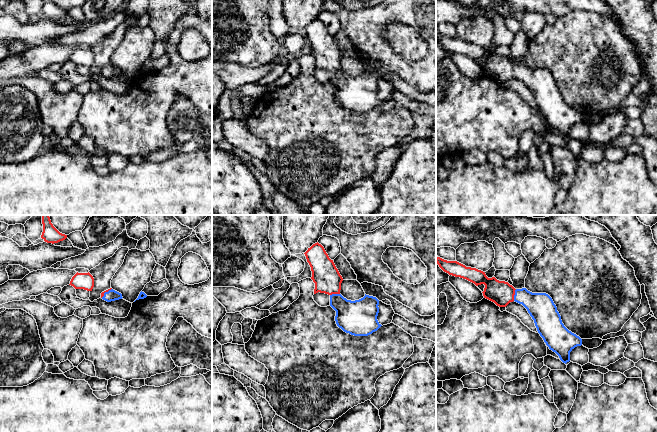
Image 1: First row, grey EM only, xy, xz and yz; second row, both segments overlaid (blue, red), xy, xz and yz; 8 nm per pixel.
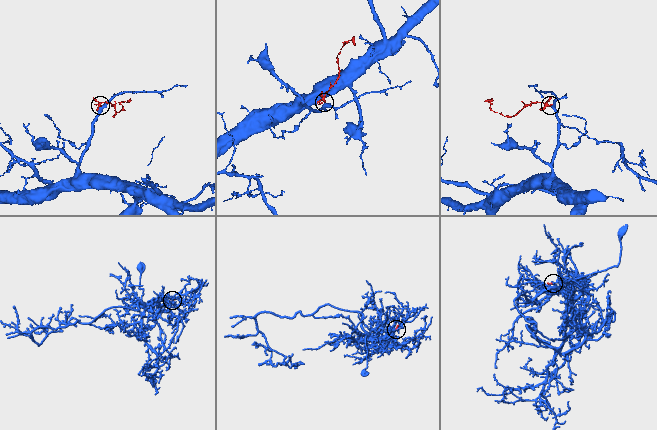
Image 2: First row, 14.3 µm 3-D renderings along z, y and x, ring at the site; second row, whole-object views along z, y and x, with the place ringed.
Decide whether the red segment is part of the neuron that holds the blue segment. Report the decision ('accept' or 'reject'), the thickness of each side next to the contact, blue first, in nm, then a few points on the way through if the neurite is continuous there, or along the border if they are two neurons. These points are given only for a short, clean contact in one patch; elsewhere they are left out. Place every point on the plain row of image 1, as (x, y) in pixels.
accept; 220 nm thick on the blue side, 190 nm on the other

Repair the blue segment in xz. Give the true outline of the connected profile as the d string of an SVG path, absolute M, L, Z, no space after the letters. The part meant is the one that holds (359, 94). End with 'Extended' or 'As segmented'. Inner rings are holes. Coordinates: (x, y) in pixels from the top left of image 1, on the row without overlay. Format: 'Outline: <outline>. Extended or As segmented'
Outline: M313 20L304 30L311 43L314 70L320 68L330 72L330 82L336 87L335 97L339 104L354 112L368 112L382 102L377 96L379 76L376 73L365 70L363 74L351 77L340 70L343 54L321 20Z. Extended

